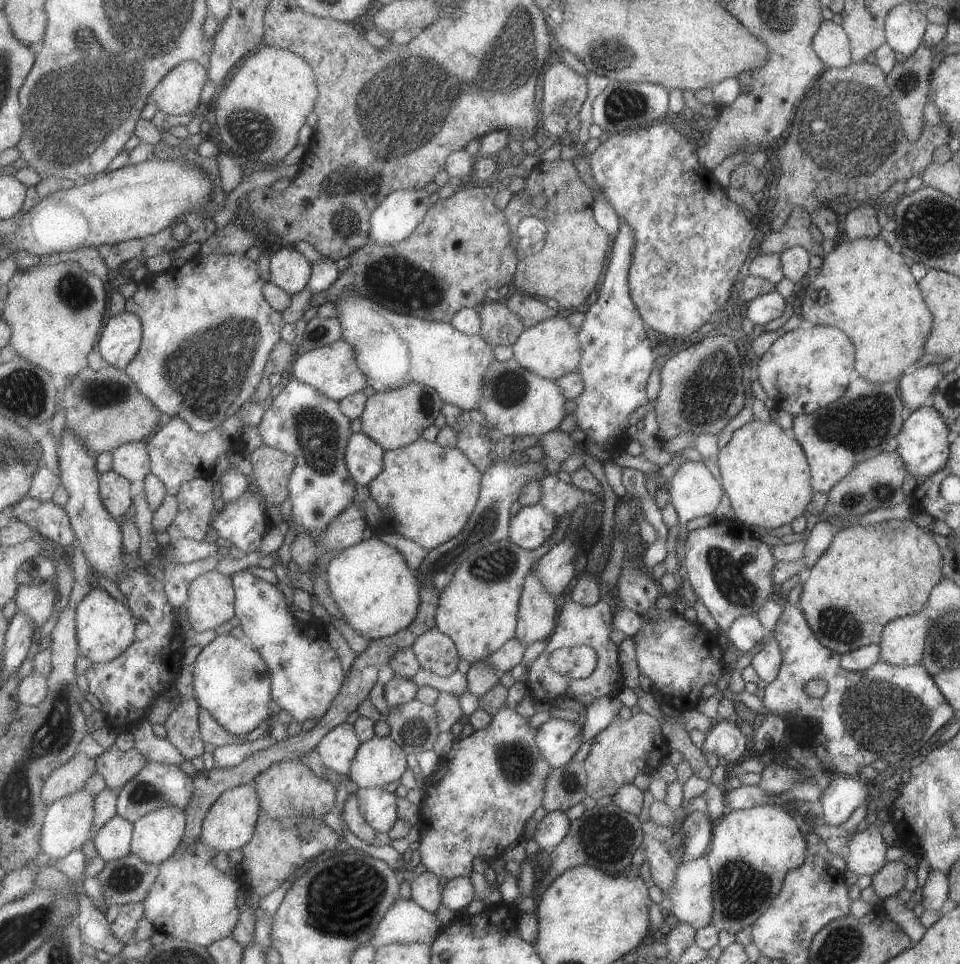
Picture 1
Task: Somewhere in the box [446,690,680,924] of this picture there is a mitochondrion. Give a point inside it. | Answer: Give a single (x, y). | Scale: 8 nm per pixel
(602, 837)

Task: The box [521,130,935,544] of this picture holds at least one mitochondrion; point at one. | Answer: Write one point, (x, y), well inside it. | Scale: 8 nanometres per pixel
(863, 424)

